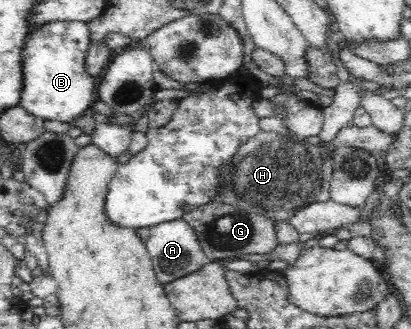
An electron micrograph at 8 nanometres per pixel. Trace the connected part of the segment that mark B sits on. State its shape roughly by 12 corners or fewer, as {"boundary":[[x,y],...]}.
{"boundary":[[36,26],[19,106],[72,124],[97,99],[90,26]]}

